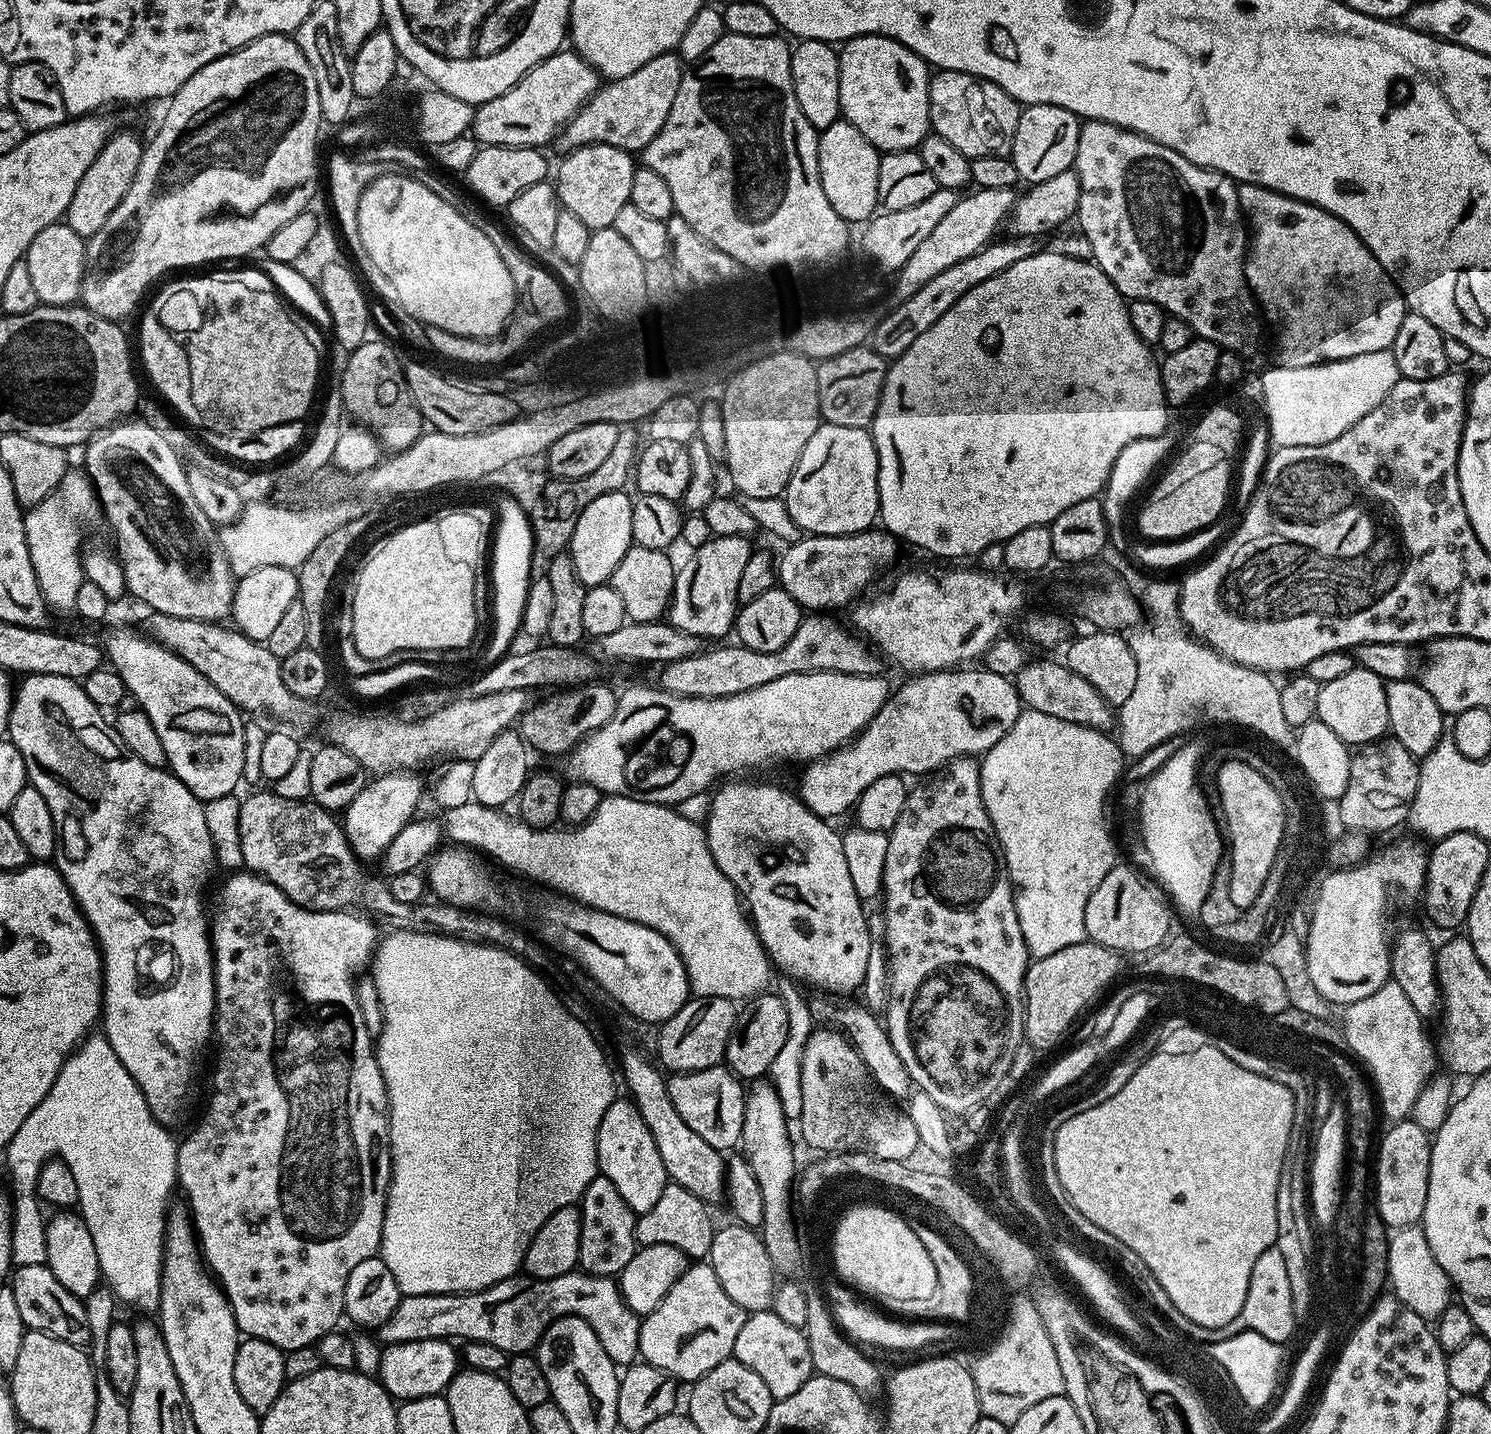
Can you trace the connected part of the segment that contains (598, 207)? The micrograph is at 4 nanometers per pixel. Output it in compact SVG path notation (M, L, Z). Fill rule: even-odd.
M587 144L581 148L571 149L568 156L560 164L560 169L555 169L554 183L556 185L556 196L560 200L561 209L577 216L581 222L593 230L598 228L611 228L614 217L630 202L630 185L634 183L634 174L637 165L632 164L633 153L624 152L609 144Z

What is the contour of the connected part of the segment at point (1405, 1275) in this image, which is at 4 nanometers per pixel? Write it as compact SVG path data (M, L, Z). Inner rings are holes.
M1423 1227L1397 1228L1388 1237L1388 1284L1396 1299L1401 1300L1414 1314L1424 1320L1435 1322L1454 1300L1452 1280L1438 1266L1438 1258L1426 1242ZM1393 1288L1393 1289L1392 1289Z

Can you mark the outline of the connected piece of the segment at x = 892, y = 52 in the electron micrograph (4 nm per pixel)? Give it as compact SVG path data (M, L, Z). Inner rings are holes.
M856 36L839 49L840 110L881 153L911 152L930 131L929 65L906 46L885 36Z

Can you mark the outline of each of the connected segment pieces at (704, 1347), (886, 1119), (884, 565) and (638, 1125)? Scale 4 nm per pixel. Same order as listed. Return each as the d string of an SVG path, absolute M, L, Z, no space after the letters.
M689 1263L682 1278L666 1290L655 1310L641 1319L639 1359L667 1372L677 1381L701 1380L706 1373L714 1370L714 1366L732 1356L745 1315L738 1302L722 1290L722 1282L718 1282L718 1274L714 1274L711 1263Z
M828 1026L813 1031L802 1054L800 1081L802 1082L802 1114L798 1117L800 1136L810 1147L817 1148L817 1153L837 1154L855 1150L869 1152L884 1159L908 1162L915 1148L921 1144L922 1133L914 1130L914 1122L910 1122L907 1111L900 1109L899 1112L896 1109L899 1107L895 1103L878 1095L864 1067L864 1060L852 1047L852 1043L839 1031Z
M869 530L855 532L845 536L814 536L805 535L798 542L787 545L784 553L778 556L778 584L794 602L804 610L832 610L828 608L844 608L855 605L865 595L868 583L879 572L884 572L896 560L902 549L901 541L887 530Z
M631 1099L613 1100L610 1110L602 1114L596 1135L596 1167L599 1175L614 1182L614 1187L618 1194L622 1194L626 1206L630 1206L630 1210L638 1214L652 1209L654 1202L658 1202L662 1195L662 1190L669 1184L666 1166L662 1166L662 1158L658 1154L658 1146L654 1146L654 1138Z

